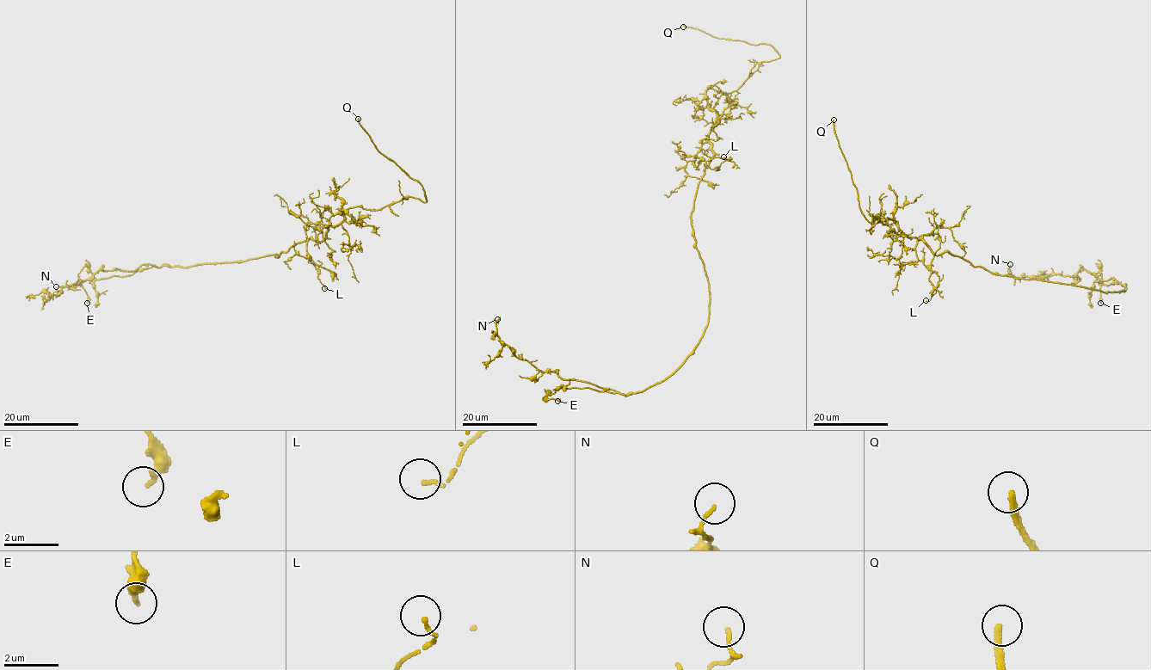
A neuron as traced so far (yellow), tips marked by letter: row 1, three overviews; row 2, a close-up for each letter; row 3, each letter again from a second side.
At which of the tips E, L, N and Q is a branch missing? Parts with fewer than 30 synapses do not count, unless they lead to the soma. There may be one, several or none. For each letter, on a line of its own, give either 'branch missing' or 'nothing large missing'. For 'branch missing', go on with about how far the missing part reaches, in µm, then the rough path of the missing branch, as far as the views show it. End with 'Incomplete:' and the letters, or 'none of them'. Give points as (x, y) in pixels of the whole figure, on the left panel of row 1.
E: nothing large missing
L: nothing large missing
N: nothing large missing
Q: branch missing; missing 25 µm; course (358, 119), (342, 91), (342, 83), (350, 81)
Incomplete: Q

